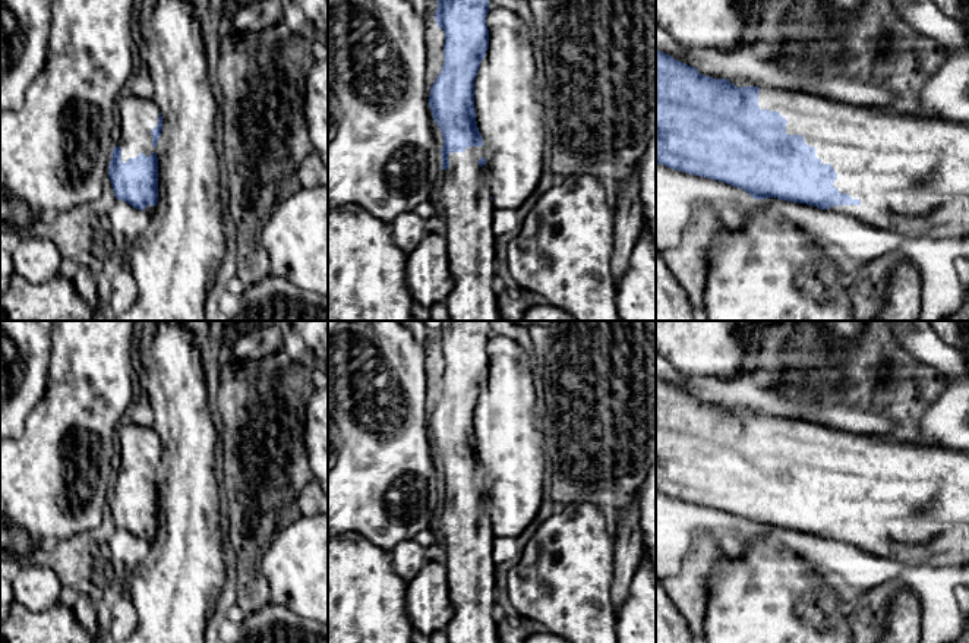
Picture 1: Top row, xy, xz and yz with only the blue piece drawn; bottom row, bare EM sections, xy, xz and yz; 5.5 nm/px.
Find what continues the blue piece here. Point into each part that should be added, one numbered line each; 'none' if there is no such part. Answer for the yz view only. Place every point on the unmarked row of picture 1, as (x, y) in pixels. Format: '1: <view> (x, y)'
1: yz (911, 501)

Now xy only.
1: xy (138, 444)

